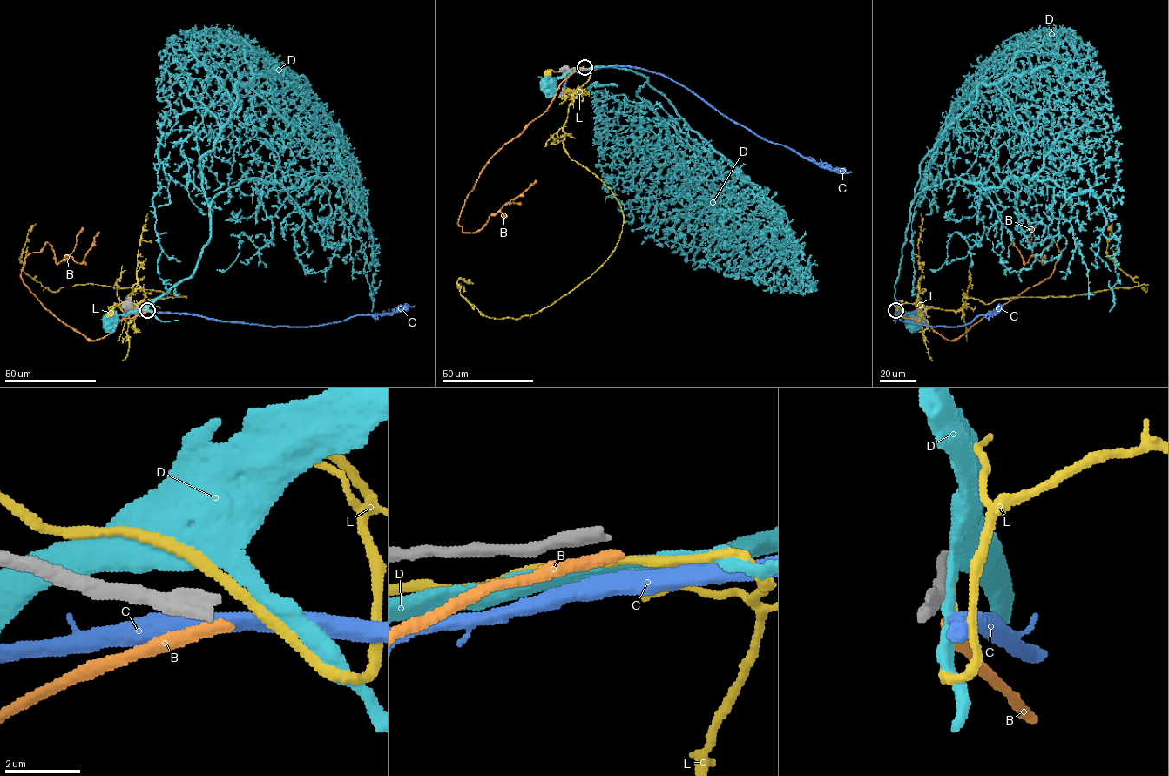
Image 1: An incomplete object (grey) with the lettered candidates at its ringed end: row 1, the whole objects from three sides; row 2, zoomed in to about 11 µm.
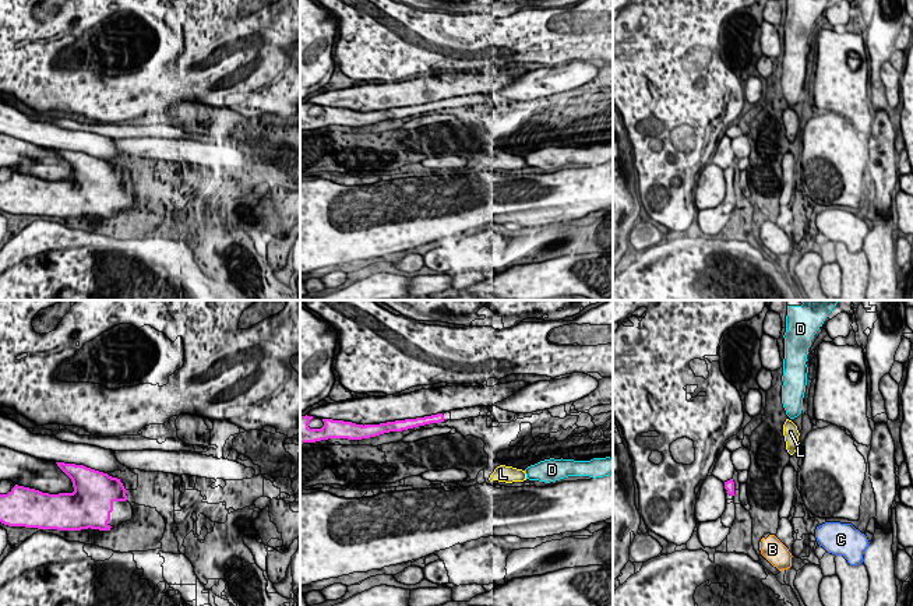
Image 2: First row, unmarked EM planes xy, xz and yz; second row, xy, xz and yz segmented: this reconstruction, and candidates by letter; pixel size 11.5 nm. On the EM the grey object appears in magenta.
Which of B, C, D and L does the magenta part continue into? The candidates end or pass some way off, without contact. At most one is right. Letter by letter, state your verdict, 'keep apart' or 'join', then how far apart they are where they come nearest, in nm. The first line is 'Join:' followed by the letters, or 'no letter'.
Join: no letter
B: keep apart; gap 600 nm
C: keep apart; gap 1050 nm
D: keep apart; gap 950 nm
L: keep apart; gap 700 nm

